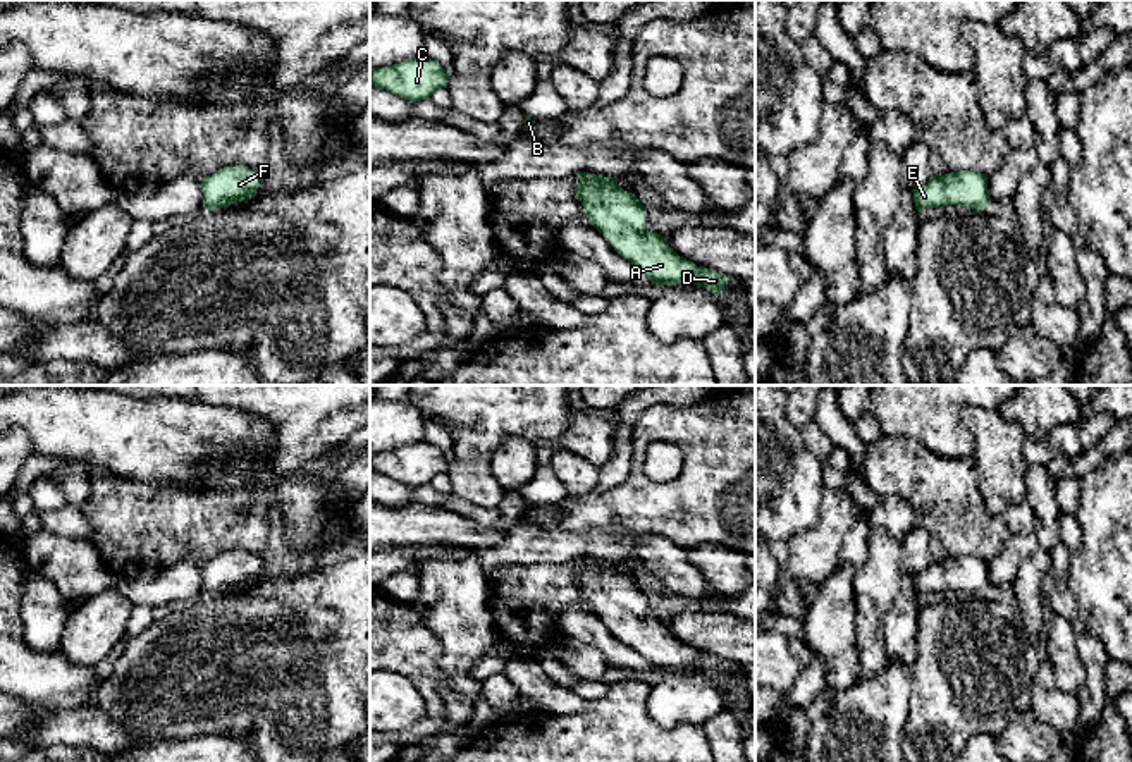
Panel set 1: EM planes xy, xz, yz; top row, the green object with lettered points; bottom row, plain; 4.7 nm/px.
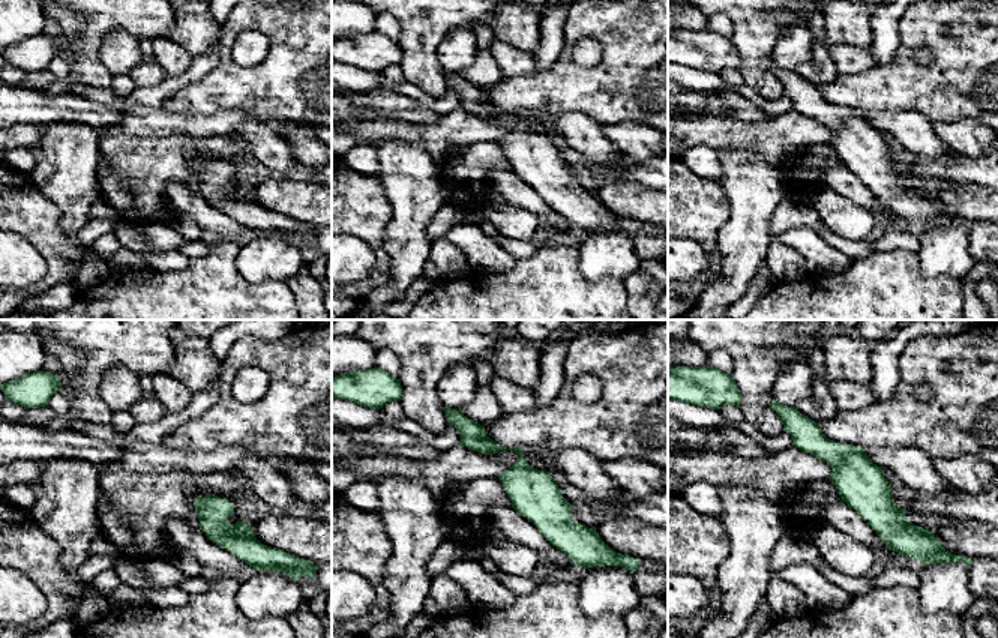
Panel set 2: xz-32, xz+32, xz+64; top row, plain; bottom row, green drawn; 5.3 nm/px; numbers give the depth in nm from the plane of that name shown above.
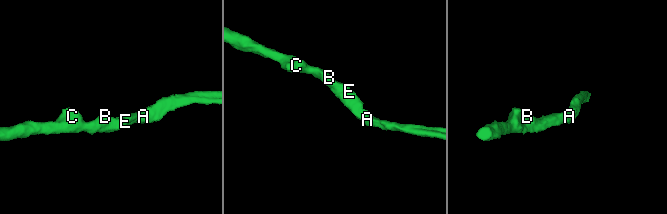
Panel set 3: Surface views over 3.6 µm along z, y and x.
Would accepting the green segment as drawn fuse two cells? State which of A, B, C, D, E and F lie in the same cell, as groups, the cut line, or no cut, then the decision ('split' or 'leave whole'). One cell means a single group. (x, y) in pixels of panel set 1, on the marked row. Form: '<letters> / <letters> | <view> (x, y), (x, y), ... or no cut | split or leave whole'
A B C D E F | no cut | leave whole

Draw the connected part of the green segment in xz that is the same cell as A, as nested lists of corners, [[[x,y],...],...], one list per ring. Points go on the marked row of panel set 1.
[[[576,174],[576,198],[587,220],[609,241],[614,251],[637,265],[655,287],[700,286],[719,294],[729,277],[680,256],[657,232],[645,227],[645,206],[624,191],[616,177]]]

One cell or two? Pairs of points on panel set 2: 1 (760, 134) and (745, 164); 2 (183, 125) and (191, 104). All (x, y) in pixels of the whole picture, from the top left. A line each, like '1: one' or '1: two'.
1: two
2: two

